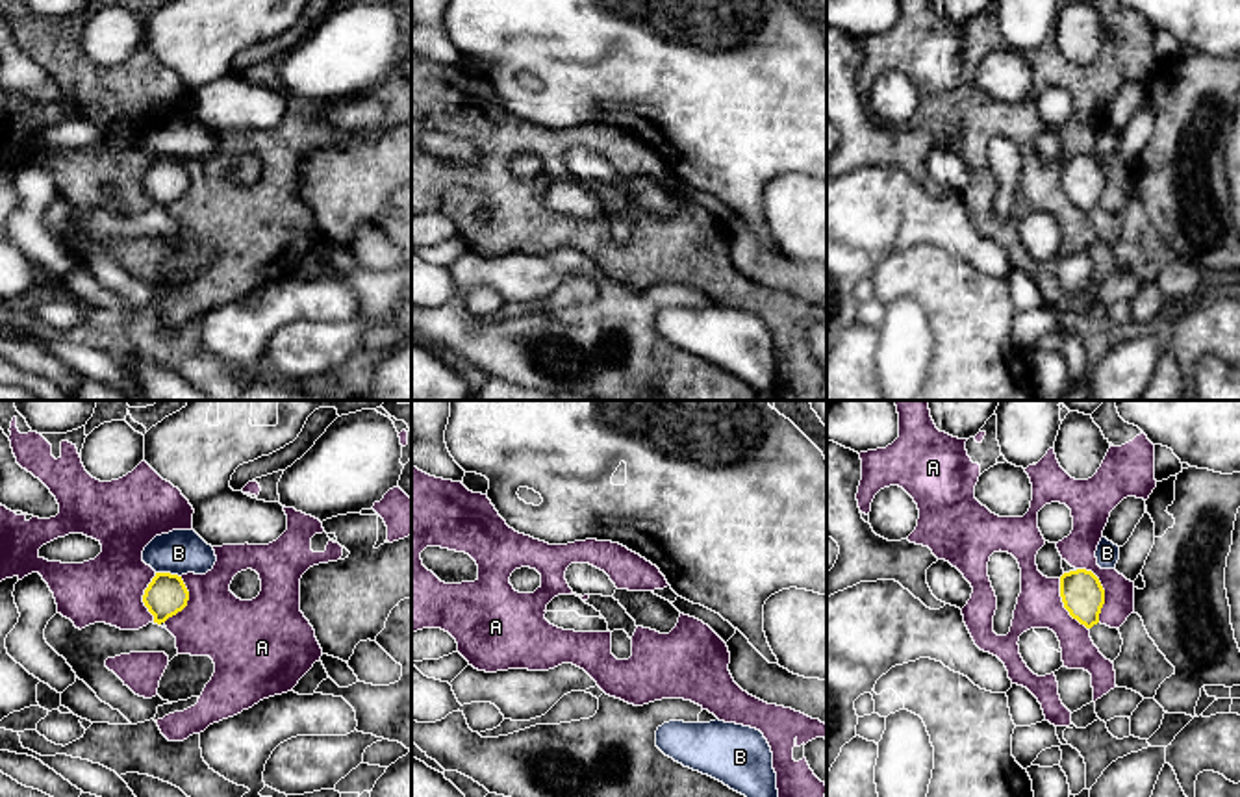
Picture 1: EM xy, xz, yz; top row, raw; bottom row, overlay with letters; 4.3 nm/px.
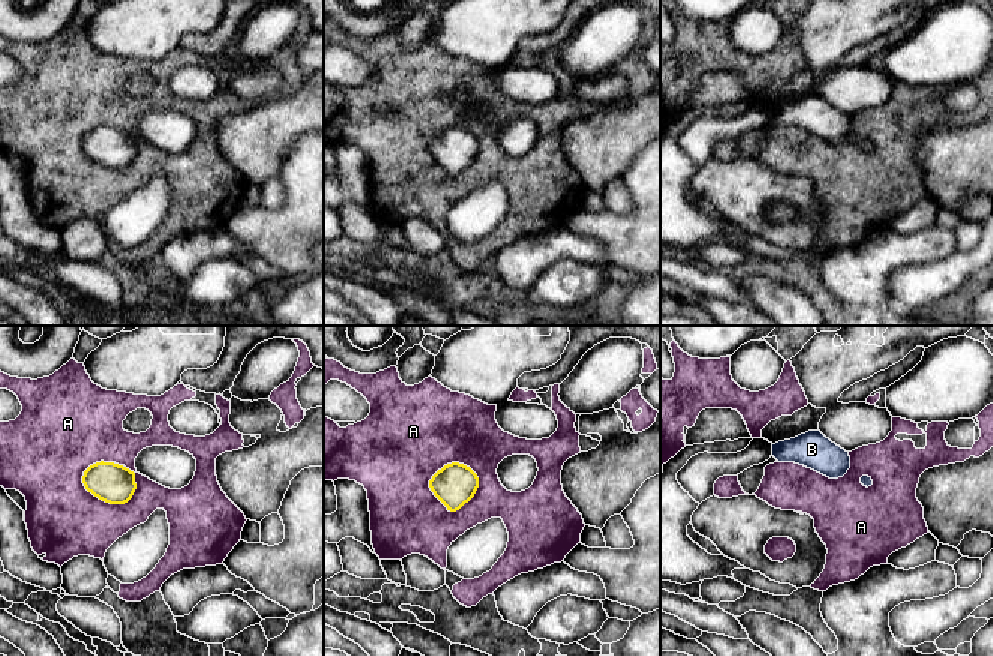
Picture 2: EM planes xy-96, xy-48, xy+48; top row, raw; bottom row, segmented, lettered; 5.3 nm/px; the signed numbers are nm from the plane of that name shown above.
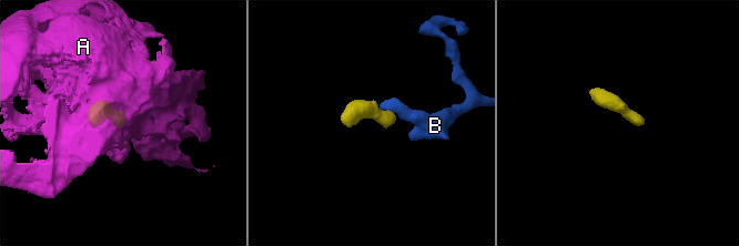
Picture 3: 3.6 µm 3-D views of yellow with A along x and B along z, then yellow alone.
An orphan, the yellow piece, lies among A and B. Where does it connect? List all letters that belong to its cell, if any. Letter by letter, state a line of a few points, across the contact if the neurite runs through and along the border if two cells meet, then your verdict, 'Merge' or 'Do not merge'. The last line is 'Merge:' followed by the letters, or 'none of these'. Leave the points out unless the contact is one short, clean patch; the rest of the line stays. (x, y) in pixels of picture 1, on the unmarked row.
A: Do not merge
B: Line: xy (156, 156), (180, 162). Do not merge
Merge: none of these

